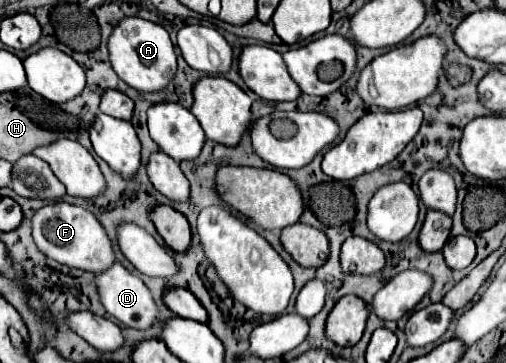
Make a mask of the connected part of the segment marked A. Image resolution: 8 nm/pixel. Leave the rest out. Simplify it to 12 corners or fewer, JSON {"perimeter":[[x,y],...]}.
{"perimeter":[[124,17],[108,39],[116,75],[160,91],[176,73],[168,31]]}

